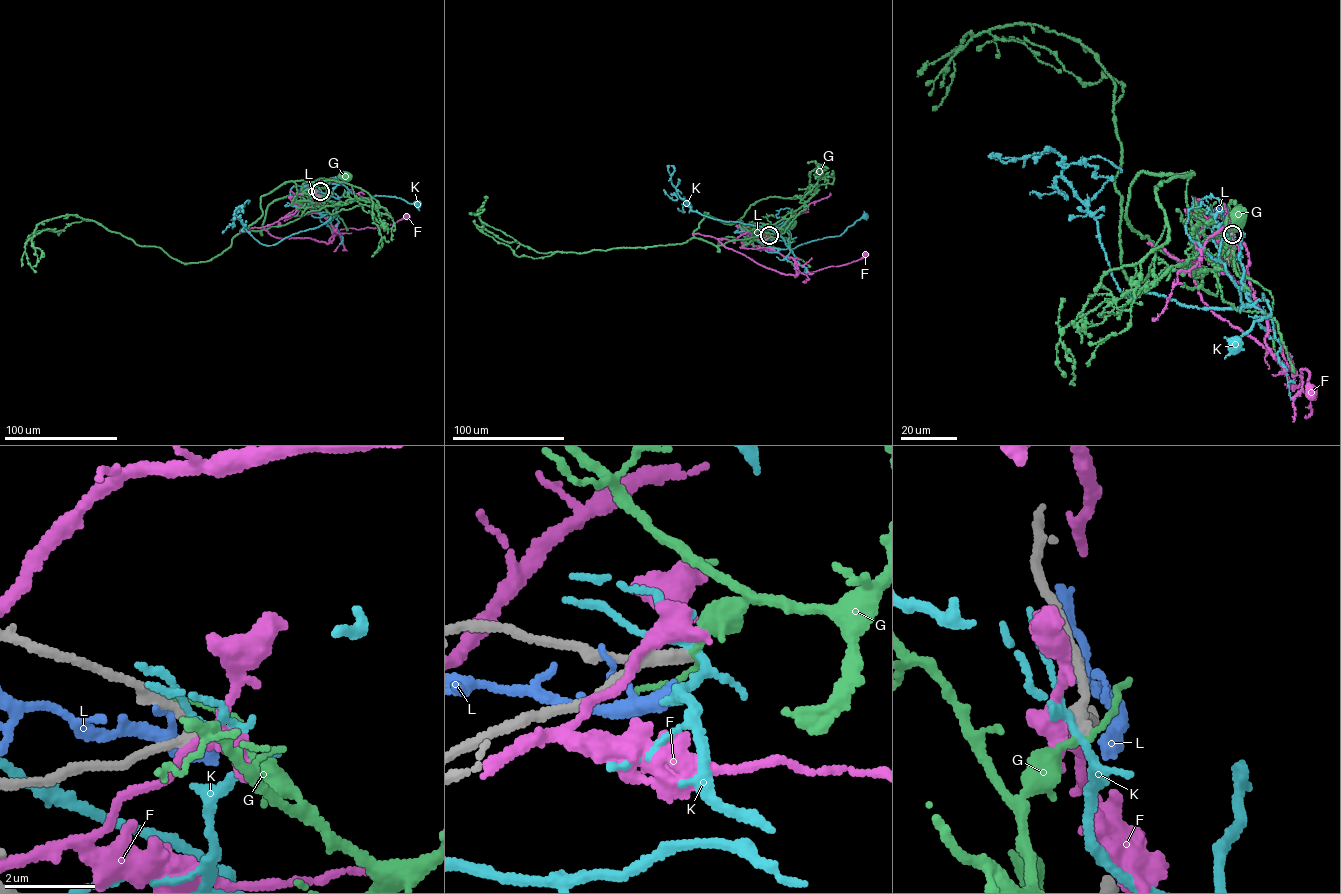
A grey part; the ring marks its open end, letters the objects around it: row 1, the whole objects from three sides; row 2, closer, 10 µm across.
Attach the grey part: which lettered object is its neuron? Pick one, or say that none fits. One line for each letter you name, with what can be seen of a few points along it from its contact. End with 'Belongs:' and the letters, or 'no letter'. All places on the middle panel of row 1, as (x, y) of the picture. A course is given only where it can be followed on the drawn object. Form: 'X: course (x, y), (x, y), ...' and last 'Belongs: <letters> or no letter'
Belongs: no letter

